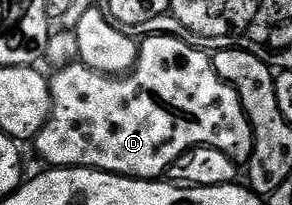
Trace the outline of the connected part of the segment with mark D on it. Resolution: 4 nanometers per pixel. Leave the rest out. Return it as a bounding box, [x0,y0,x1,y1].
[35,35,253,179]

